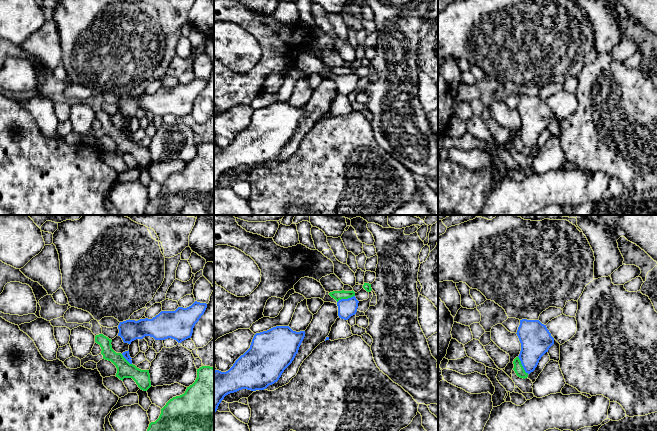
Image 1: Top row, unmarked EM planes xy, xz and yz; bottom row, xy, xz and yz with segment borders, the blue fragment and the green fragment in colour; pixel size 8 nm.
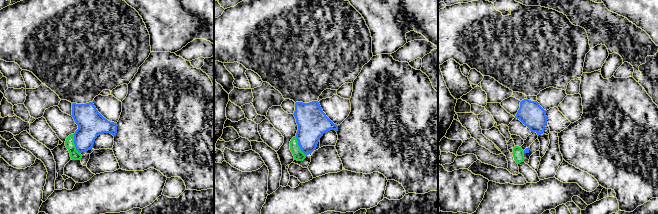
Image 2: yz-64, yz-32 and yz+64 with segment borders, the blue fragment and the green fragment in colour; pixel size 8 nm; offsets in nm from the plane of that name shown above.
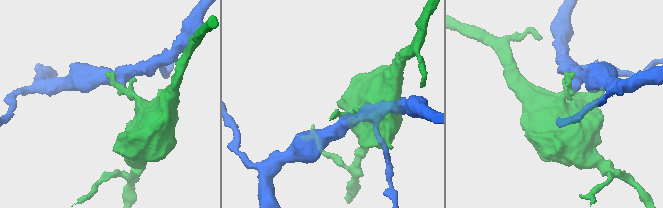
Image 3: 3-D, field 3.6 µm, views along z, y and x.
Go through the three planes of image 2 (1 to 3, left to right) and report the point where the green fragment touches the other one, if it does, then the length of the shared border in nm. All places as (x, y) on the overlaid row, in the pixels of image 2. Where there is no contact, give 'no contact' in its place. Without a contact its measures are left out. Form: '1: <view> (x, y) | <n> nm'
1: yz-64 (74, 143) | 170 nm
2: yz-32 (299, 146) | 180 nm
3: no contact

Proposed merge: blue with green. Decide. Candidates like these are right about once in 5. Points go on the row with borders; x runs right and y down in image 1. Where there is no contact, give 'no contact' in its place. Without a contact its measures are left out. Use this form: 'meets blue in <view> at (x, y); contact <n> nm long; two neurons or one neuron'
meets blue in yz at (522, 365); contact 170 nm long; two neurons

